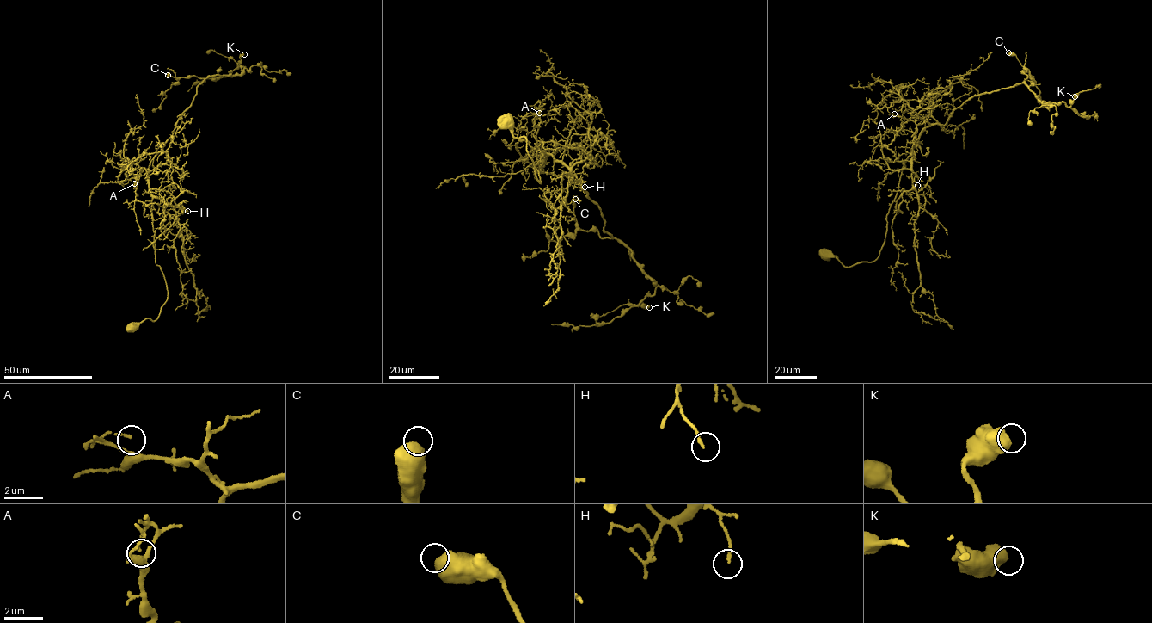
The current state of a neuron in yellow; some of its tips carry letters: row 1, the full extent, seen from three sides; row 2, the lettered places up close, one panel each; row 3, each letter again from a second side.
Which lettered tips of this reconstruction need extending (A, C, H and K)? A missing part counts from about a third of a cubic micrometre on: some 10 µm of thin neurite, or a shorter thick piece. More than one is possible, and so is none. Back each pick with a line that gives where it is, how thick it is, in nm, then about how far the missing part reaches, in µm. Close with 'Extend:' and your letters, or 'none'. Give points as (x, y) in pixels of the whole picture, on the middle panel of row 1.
Extend: none

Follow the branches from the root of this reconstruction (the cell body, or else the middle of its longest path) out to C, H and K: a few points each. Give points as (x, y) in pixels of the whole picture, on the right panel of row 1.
C: (826, 255), (847, 267), (876, 259), (919, 134), (944, 125), (974, 96), (1024, 82), (1026, 70), (1008, 52)
H: (826, 255), (836, 256), (847, 267), (876, 259), (885, 240), (886, 215), (912, 150), (910, 166), (917, 185)
K: (826, 255), (847, 267), (876, 259), (919, 134), (967, 101), (1023, 83), (1043, 104), (1069, 107), (1075, 96)

